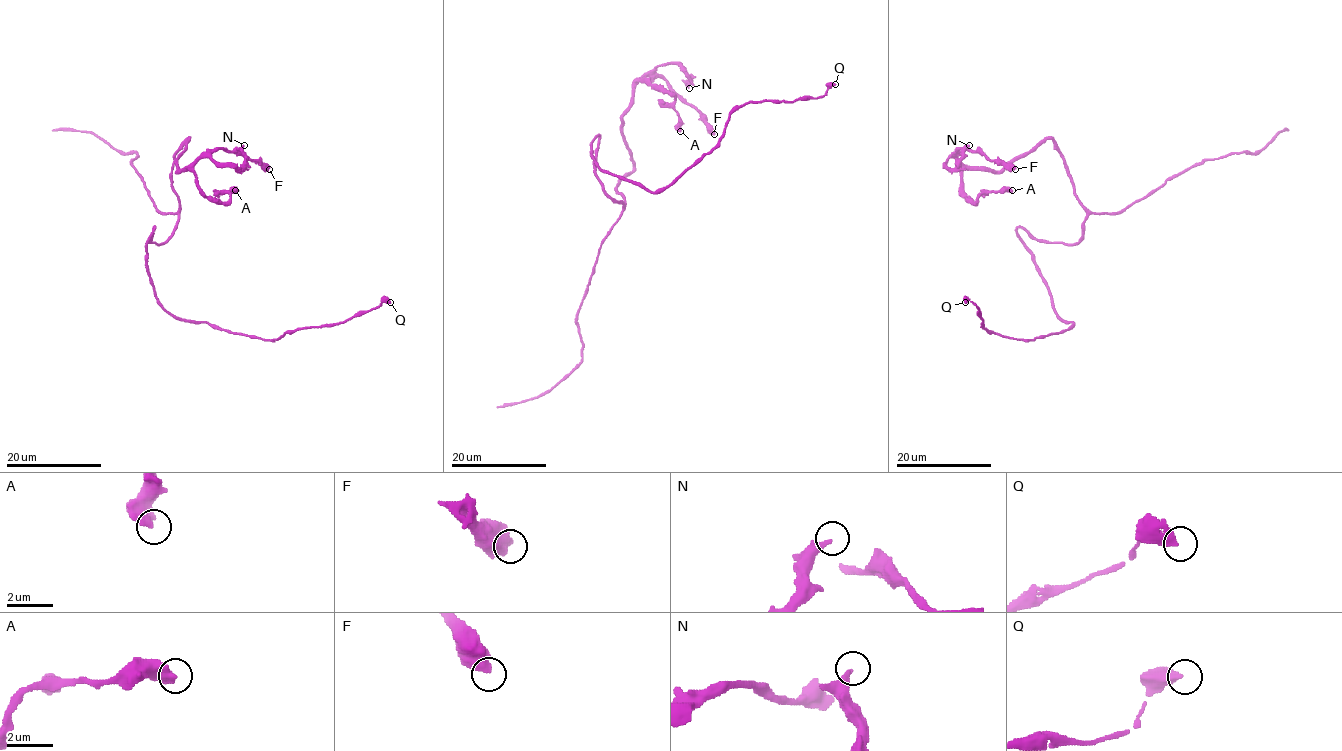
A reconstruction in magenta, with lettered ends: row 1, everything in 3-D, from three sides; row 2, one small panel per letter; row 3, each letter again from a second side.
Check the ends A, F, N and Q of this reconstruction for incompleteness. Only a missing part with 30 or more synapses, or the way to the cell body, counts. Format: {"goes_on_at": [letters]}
{"goes_on_at": []}

